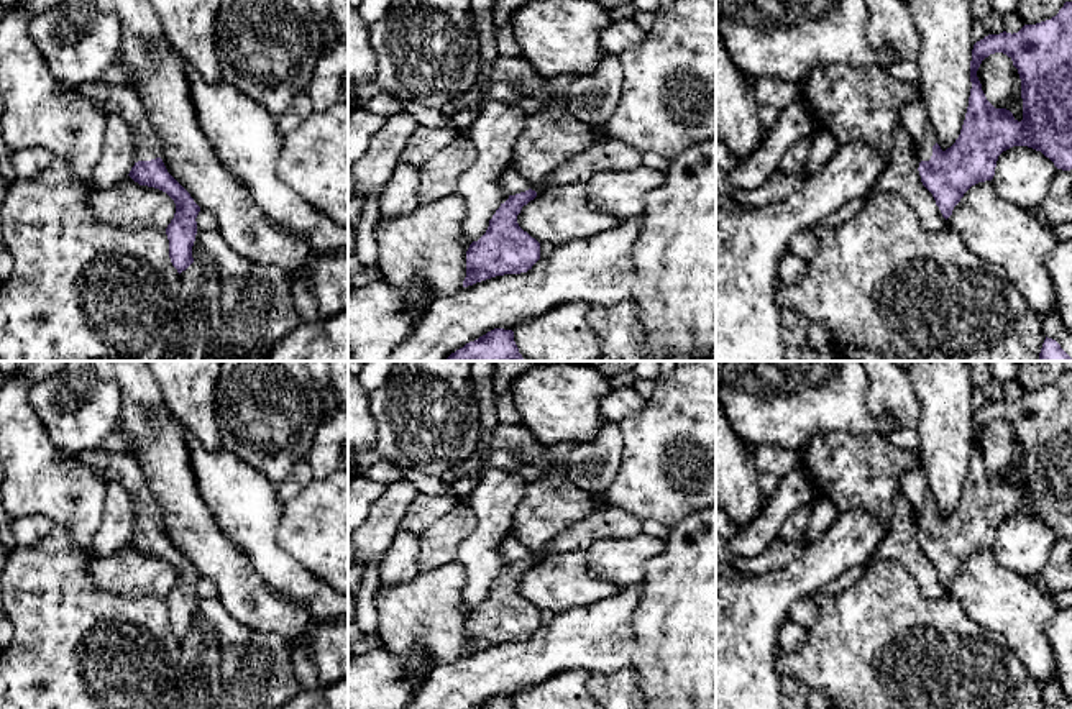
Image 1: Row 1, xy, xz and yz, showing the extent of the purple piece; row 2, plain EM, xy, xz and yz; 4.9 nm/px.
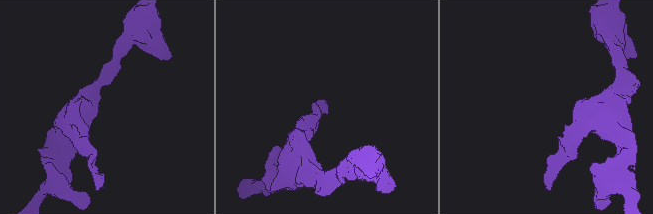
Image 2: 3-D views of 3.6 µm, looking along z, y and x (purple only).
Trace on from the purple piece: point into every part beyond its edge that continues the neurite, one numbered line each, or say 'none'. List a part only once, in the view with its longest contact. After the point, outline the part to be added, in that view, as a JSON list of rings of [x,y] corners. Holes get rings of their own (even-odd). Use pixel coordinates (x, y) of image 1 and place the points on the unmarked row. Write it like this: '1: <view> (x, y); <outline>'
1: yz (913, 483); [[[918,461],[913,468],[903,473],[900,479],[901,492],[913,507],[916,527],[929,528],[932,514],[937,510],[934,496],[928,486],[928,476],[923,464]]]

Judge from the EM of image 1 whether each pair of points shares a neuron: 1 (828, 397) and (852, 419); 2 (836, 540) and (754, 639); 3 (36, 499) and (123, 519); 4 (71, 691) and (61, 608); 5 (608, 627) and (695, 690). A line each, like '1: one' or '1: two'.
1: one
2: one
3: two
4: one
5: two

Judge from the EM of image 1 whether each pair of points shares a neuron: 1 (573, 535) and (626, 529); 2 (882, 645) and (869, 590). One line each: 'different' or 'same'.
1: same
2: same

